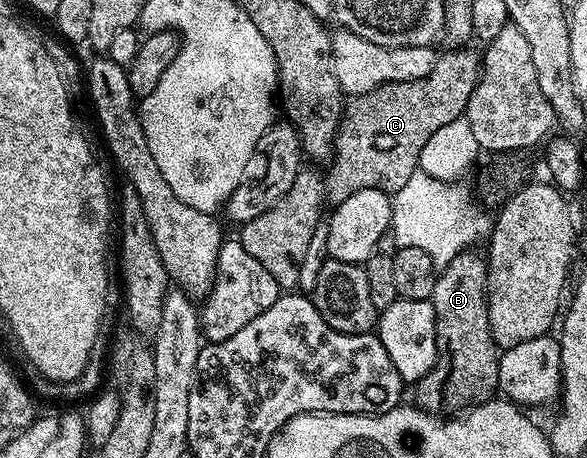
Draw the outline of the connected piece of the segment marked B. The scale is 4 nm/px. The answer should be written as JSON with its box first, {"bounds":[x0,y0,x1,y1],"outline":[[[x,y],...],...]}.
{"bounds":[416,250,499,414],"outline":[[[477,250],[460,252],[437,273],[433,309],[437,327],[437,361],[422,380],[417,381],[416,407],[434,414],[440,408],[465,410],[494,399],[498,391],[499,349],[491,334],[489,321],[489,265]]]}

